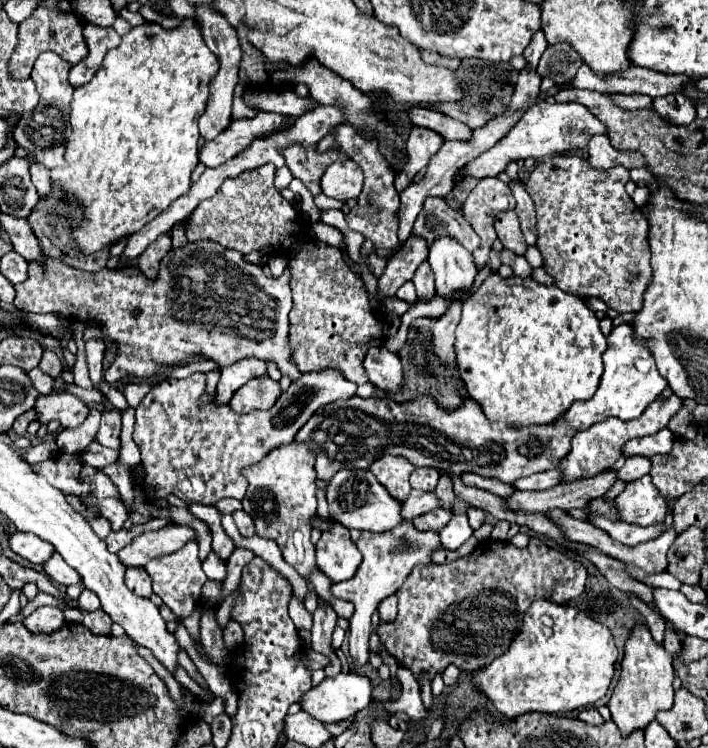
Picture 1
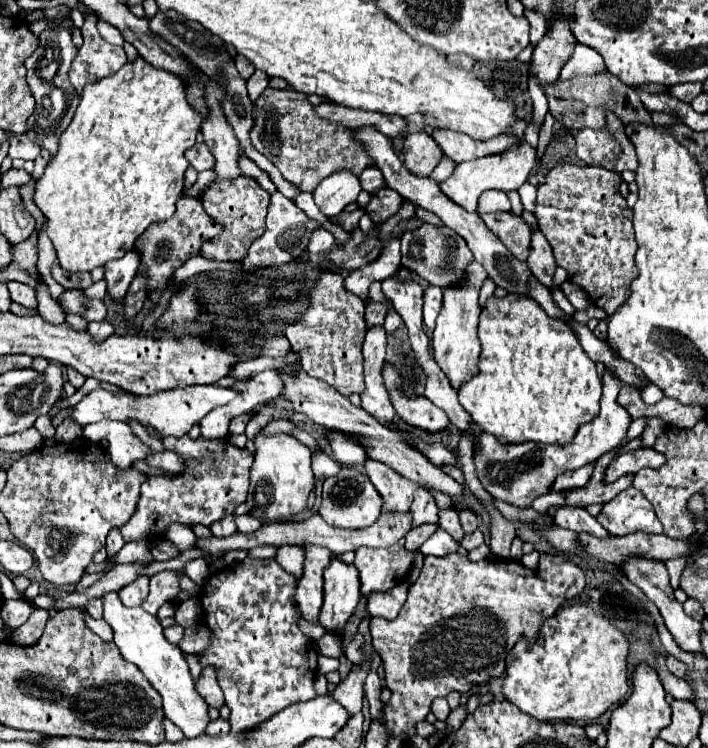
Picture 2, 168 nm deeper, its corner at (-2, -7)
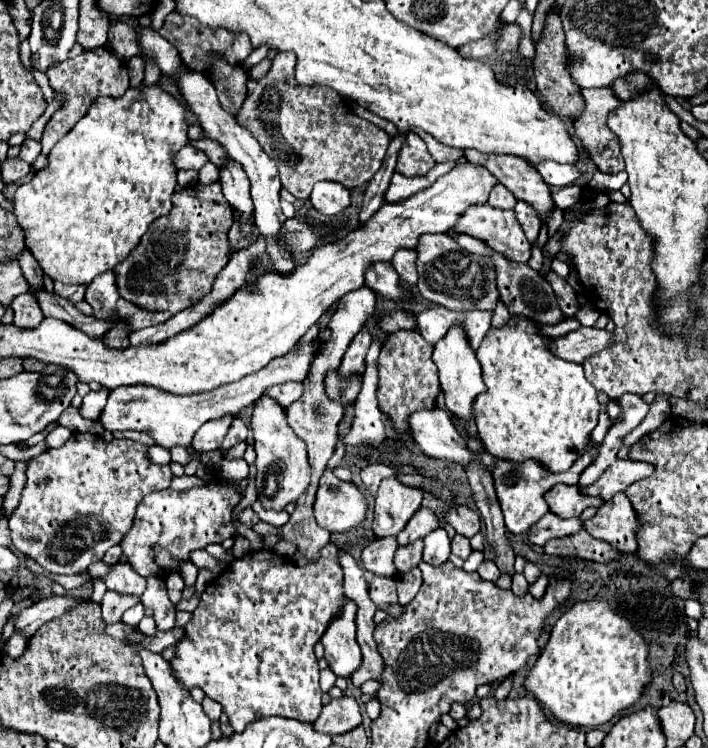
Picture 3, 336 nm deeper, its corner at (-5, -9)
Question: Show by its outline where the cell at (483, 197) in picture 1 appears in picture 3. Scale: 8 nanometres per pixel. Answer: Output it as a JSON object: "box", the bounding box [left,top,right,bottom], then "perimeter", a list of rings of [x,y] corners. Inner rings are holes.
{"box":[489,184,517,208],"perimeter":[[[495,184],[495,188],[489,194],[489,202],[497,208],[515,208],[515,204],[517,204],[515,196],[511,196],[511,192],[507,192],[507,188],[503,184]]]}

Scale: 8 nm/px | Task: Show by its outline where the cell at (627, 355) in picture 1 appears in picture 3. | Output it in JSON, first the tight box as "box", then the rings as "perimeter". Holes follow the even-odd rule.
{"box":[493,446,597,536],"perimeter":[[[587,446],[585,454],[563,474],[551,474],[547,472],[541,464],[527,460],[521,464],[515,462],[507,462],[507,460],[495,460],[495,472],[493,472],[493,480],[495,480],[495,490],[497,490],[497,498],[505,516],[505,528],[509,534],[517,536],[529,530],[529,526],[533,526],[539,516],[547,514],[547,502],[545,502],[545,492],[549,488],[553,488],[555,484],[577,484],[581,472],[593,462],[593,458],[597,456],[597,446]]]}

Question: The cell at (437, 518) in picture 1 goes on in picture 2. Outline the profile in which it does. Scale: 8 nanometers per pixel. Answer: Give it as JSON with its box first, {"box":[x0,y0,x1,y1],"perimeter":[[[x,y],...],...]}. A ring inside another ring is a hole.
{"box":[406,524,438,550],"perimeter":[[[424,524],[424,526],[416,526],[406,534],[406,550],[418,550],[436,530],[438,526],[432,524]]]}

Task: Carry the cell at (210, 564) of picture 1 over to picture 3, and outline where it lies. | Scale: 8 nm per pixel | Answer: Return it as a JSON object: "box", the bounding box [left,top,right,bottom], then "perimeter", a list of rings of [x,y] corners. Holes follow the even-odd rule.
{"box":[171,550,345,732],"perimeter":[[[251,550],[233,560],[205,590],[197,610],[183,628],[183,638],[175,644],[171,672],[183,688],[201,688],[207,698],[219,702],[229,716],[235,732],[243,732],[255,718],[281,716],[305,722],[315,722],[321,712],[319,666],[313,654],[323,632],[341,614],[345,606],[343,570],[337,560],[319,558],[307,566],[297,566],[269,550]]]}

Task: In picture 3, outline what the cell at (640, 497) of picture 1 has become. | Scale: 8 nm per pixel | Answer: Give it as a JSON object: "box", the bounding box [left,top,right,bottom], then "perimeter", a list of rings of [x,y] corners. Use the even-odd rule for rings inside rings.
{"box":[583,492,637,554],"perimeter":[[[623,492],[597,508],[597,514],[585,520],[583,528],[597,540],[605,540],[619,554],[631,554],[637,550],[635,530],[637,514]]]}

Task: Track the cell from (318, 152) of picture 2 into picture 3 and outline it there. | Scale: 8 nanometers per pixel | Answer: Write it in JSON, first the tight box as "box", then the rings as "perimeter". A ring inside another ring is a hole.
{"box":[237,52,389,200],"perimeter":[[[277,52],[269,72],[261,80],[247,82],[247,100],[237,114],[239,124],[243,124],[261,144],[261,148],[269,154],[269,158],[277,164],[281,184],[299,200],[307,200],[313,184],[321,180],[333,180],[343,186],[361,186],[367,184],[373,174],[381,168],[389,136],[375,124],[355,116],[345,100],[333,88],[303,88],[295,80],[295,54],[293,52]]]}

